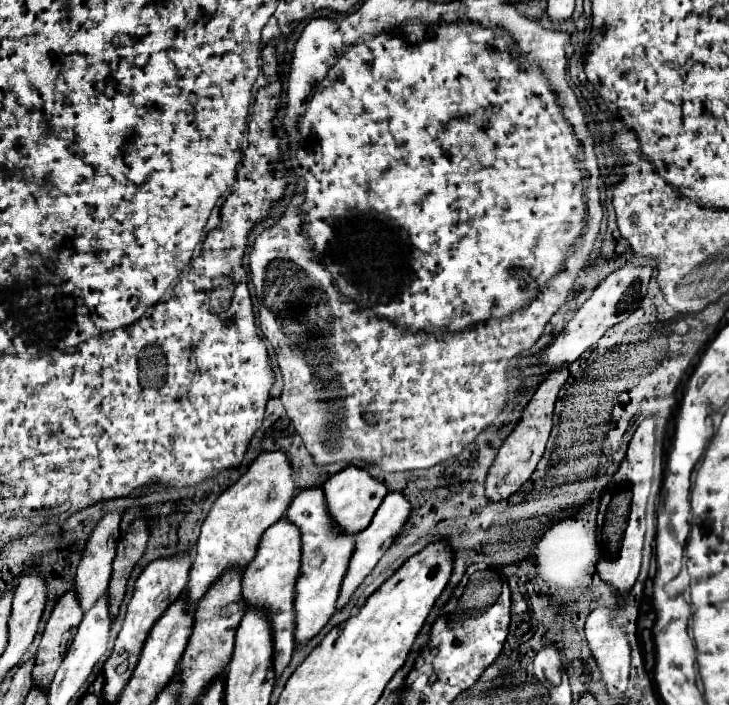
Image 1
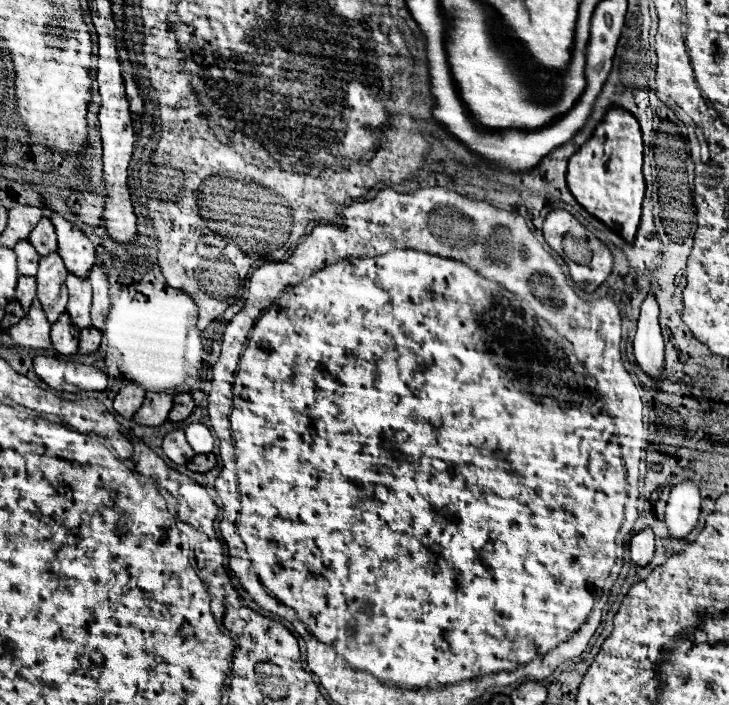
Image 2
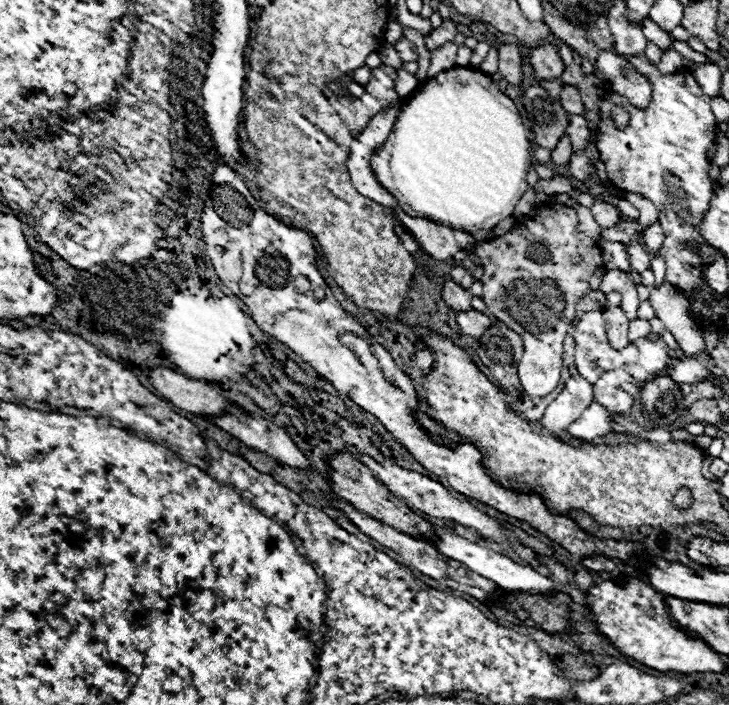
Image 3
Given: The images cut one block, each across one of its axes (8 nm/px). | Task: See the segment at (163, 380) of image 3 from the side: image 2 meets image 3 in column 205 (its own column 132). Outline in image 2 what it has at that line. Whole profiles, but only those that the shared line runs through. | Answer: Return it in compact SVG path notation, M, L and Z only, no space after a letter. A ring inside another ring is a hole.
M126 384L118 396L114 398L114 410L124 416L124 418L132 418L134 412L142 406L142 400L144 400L144 390L136 384Z

